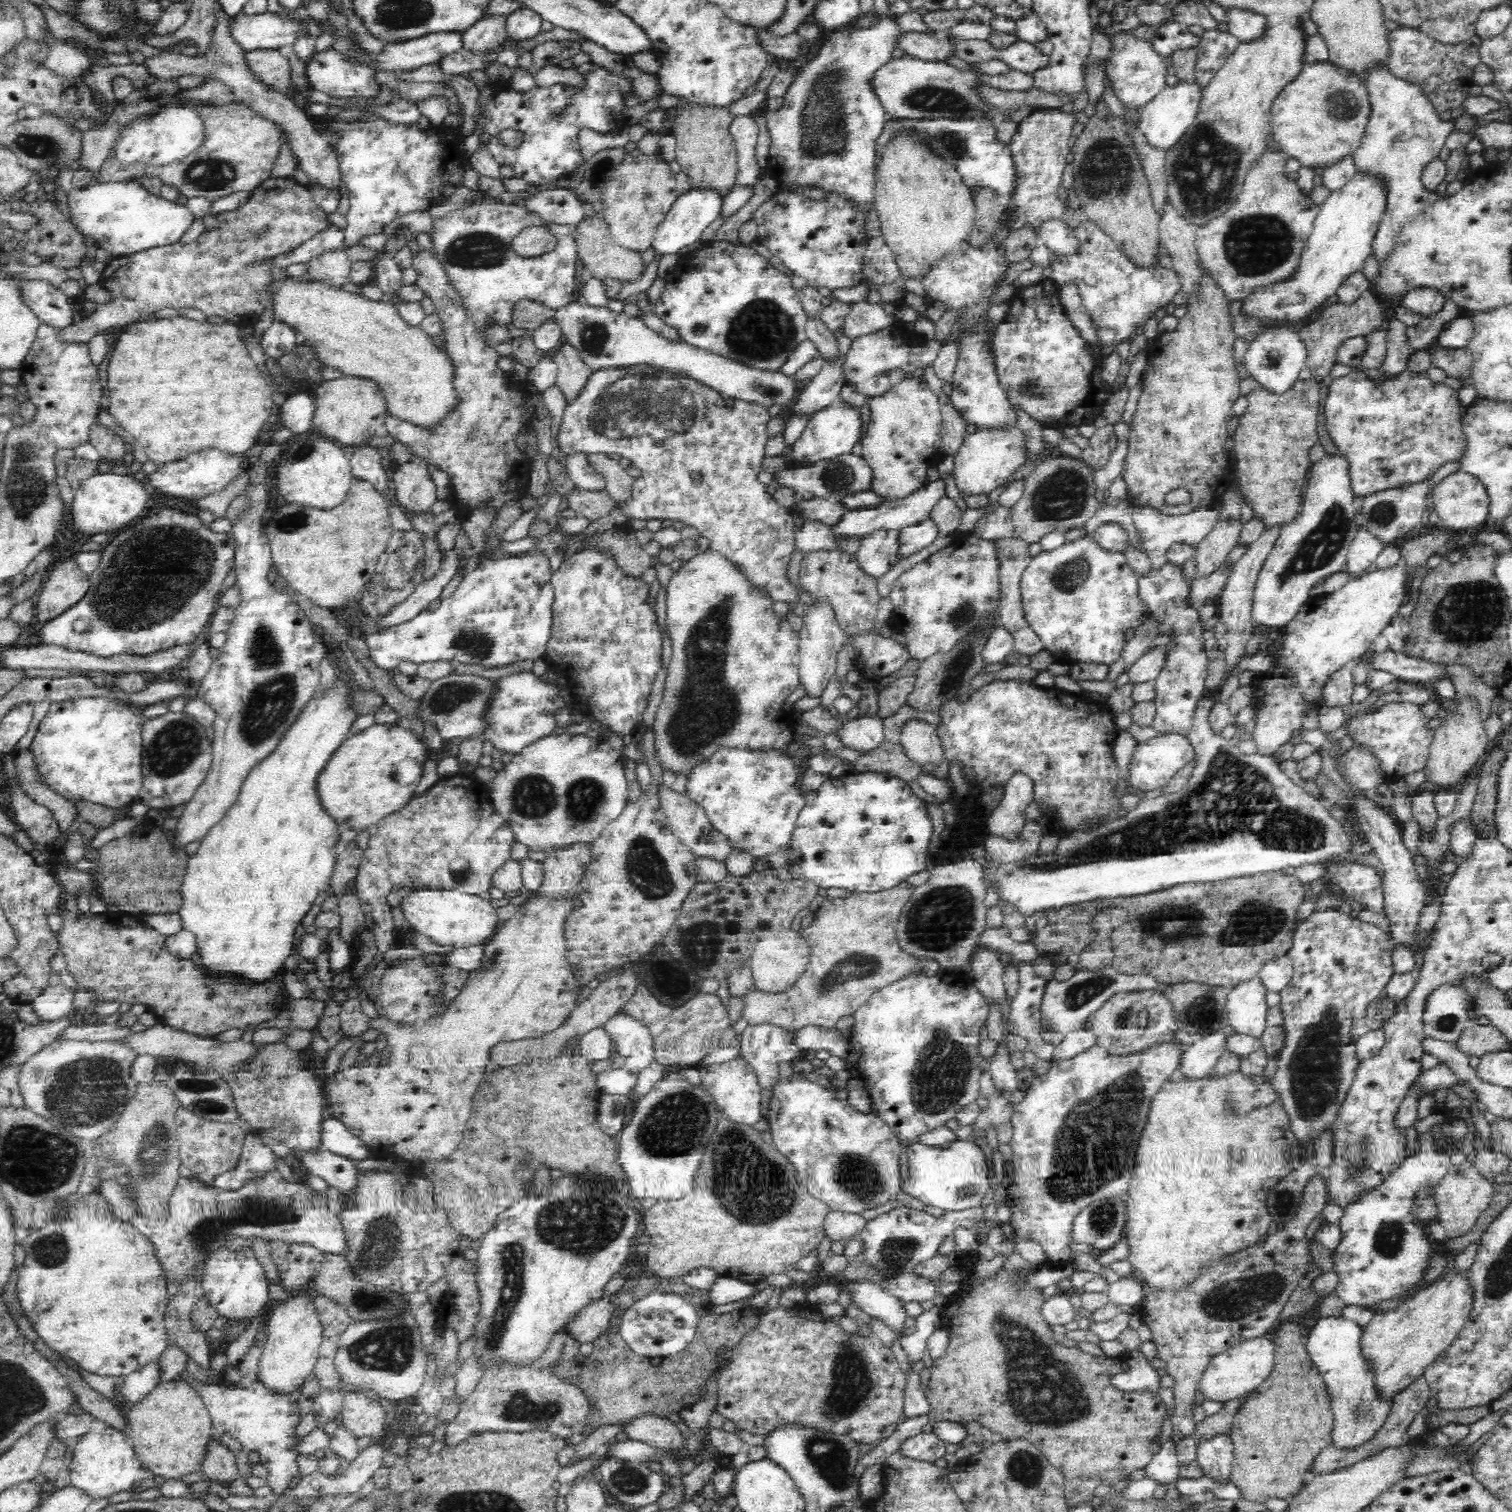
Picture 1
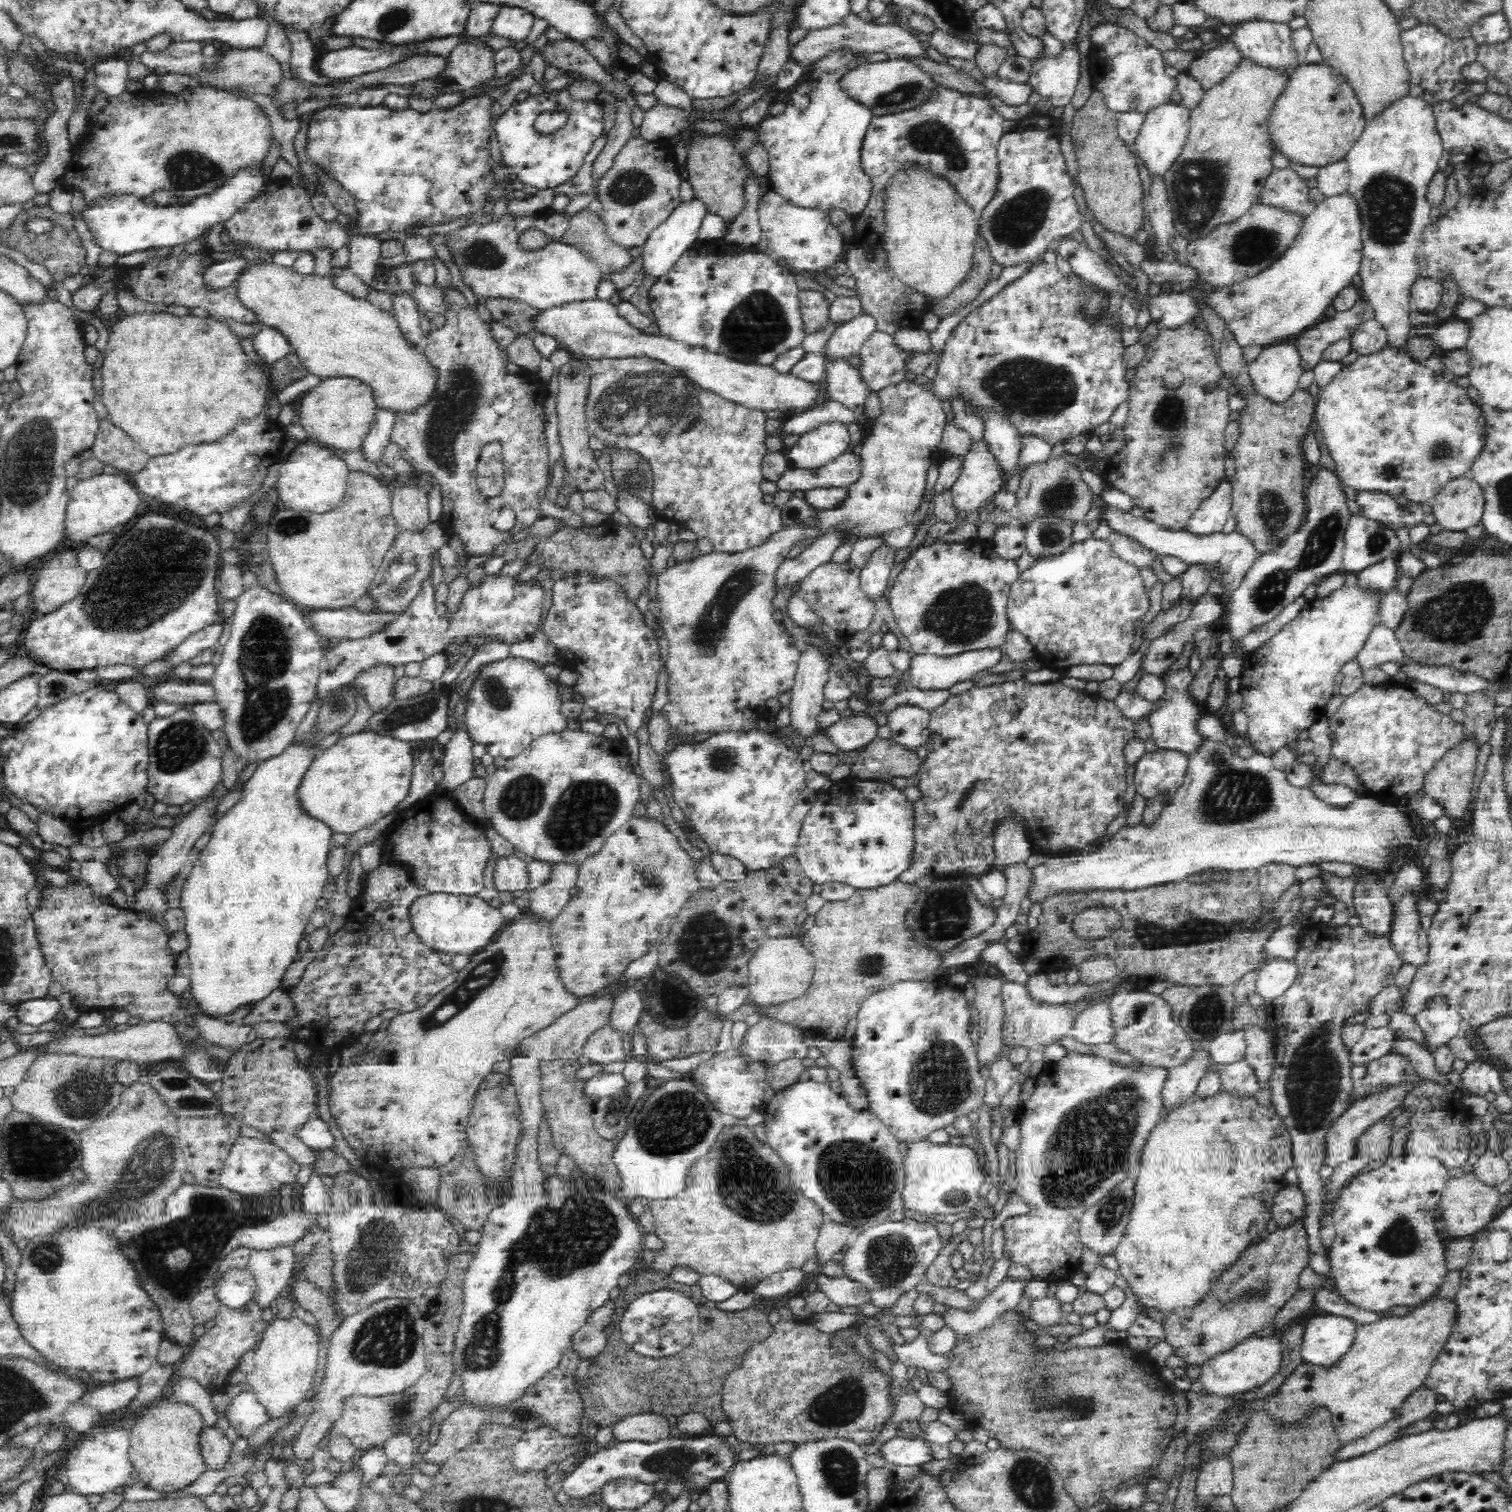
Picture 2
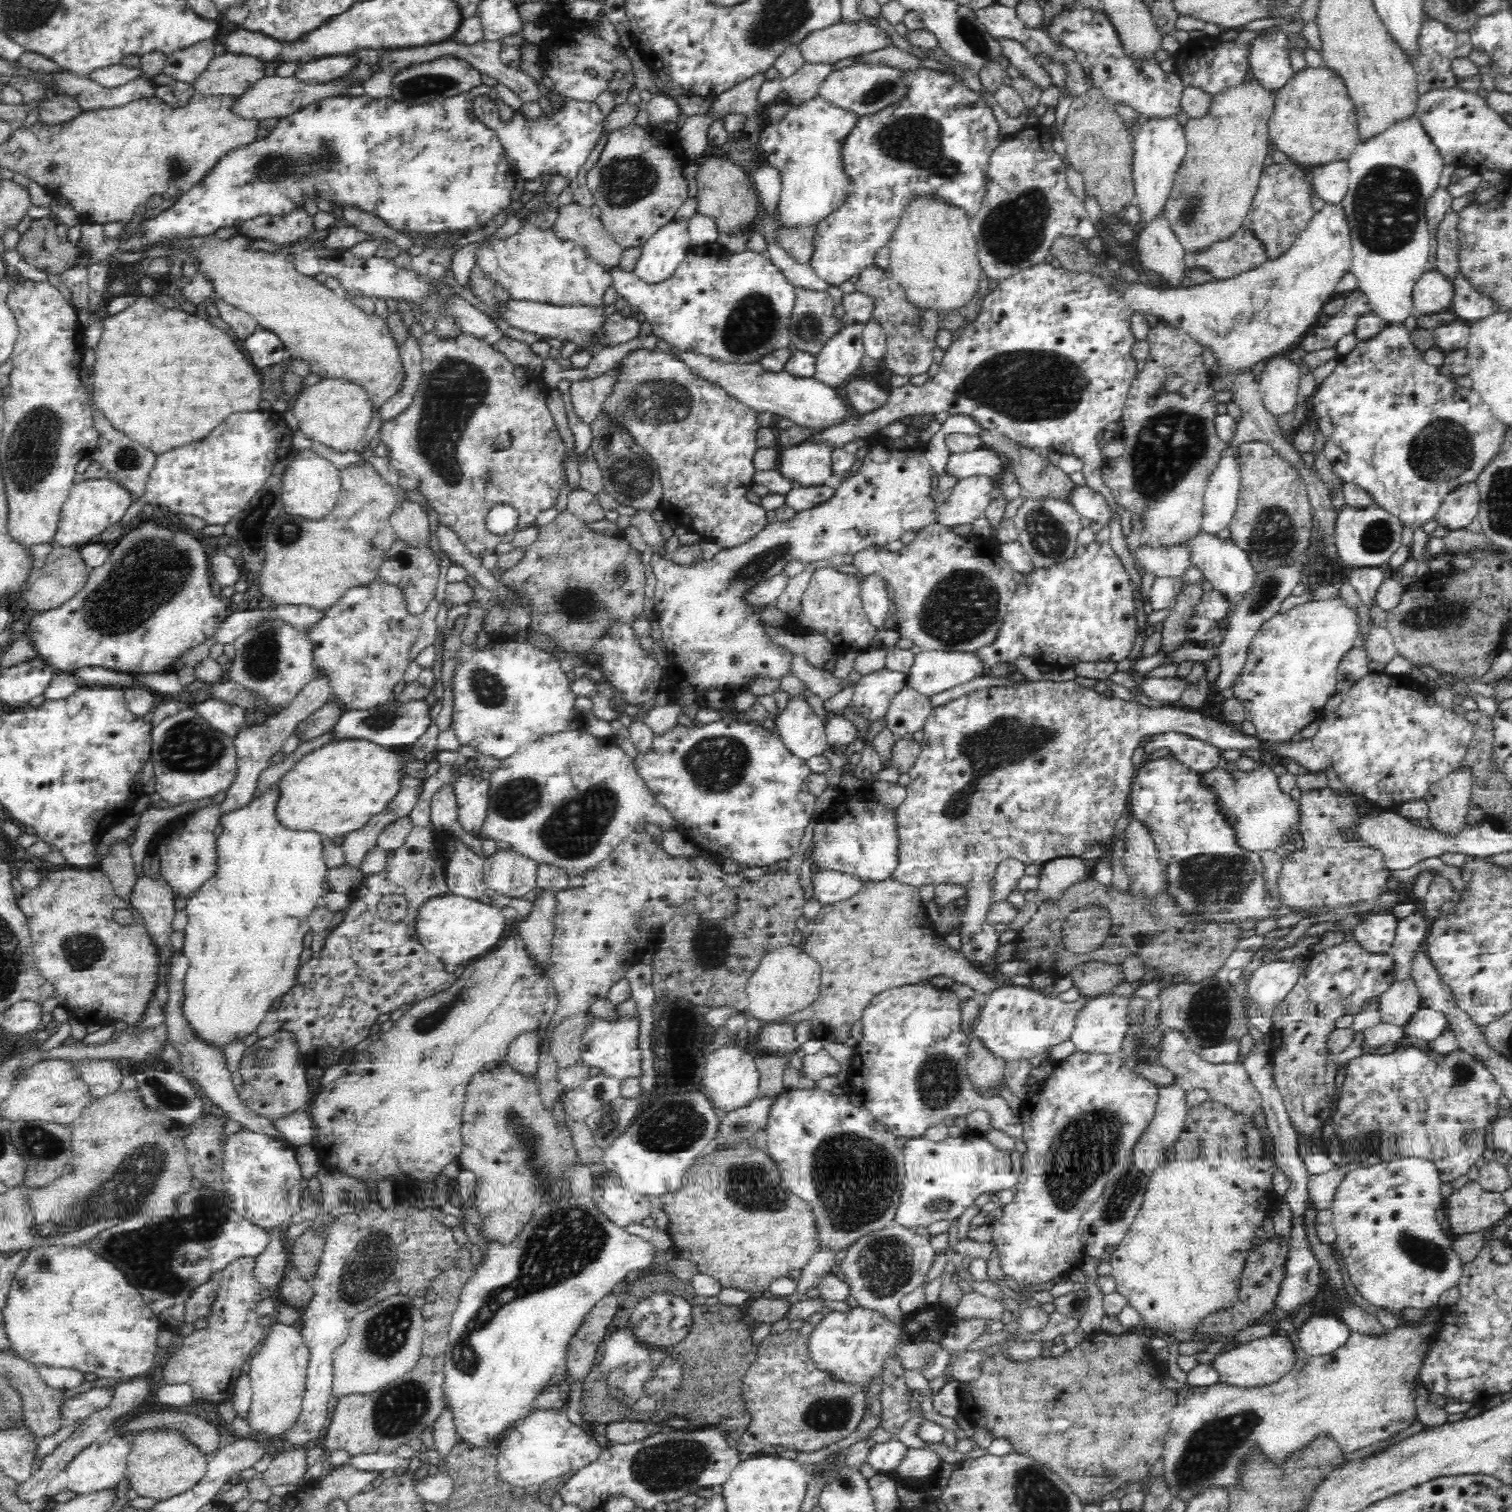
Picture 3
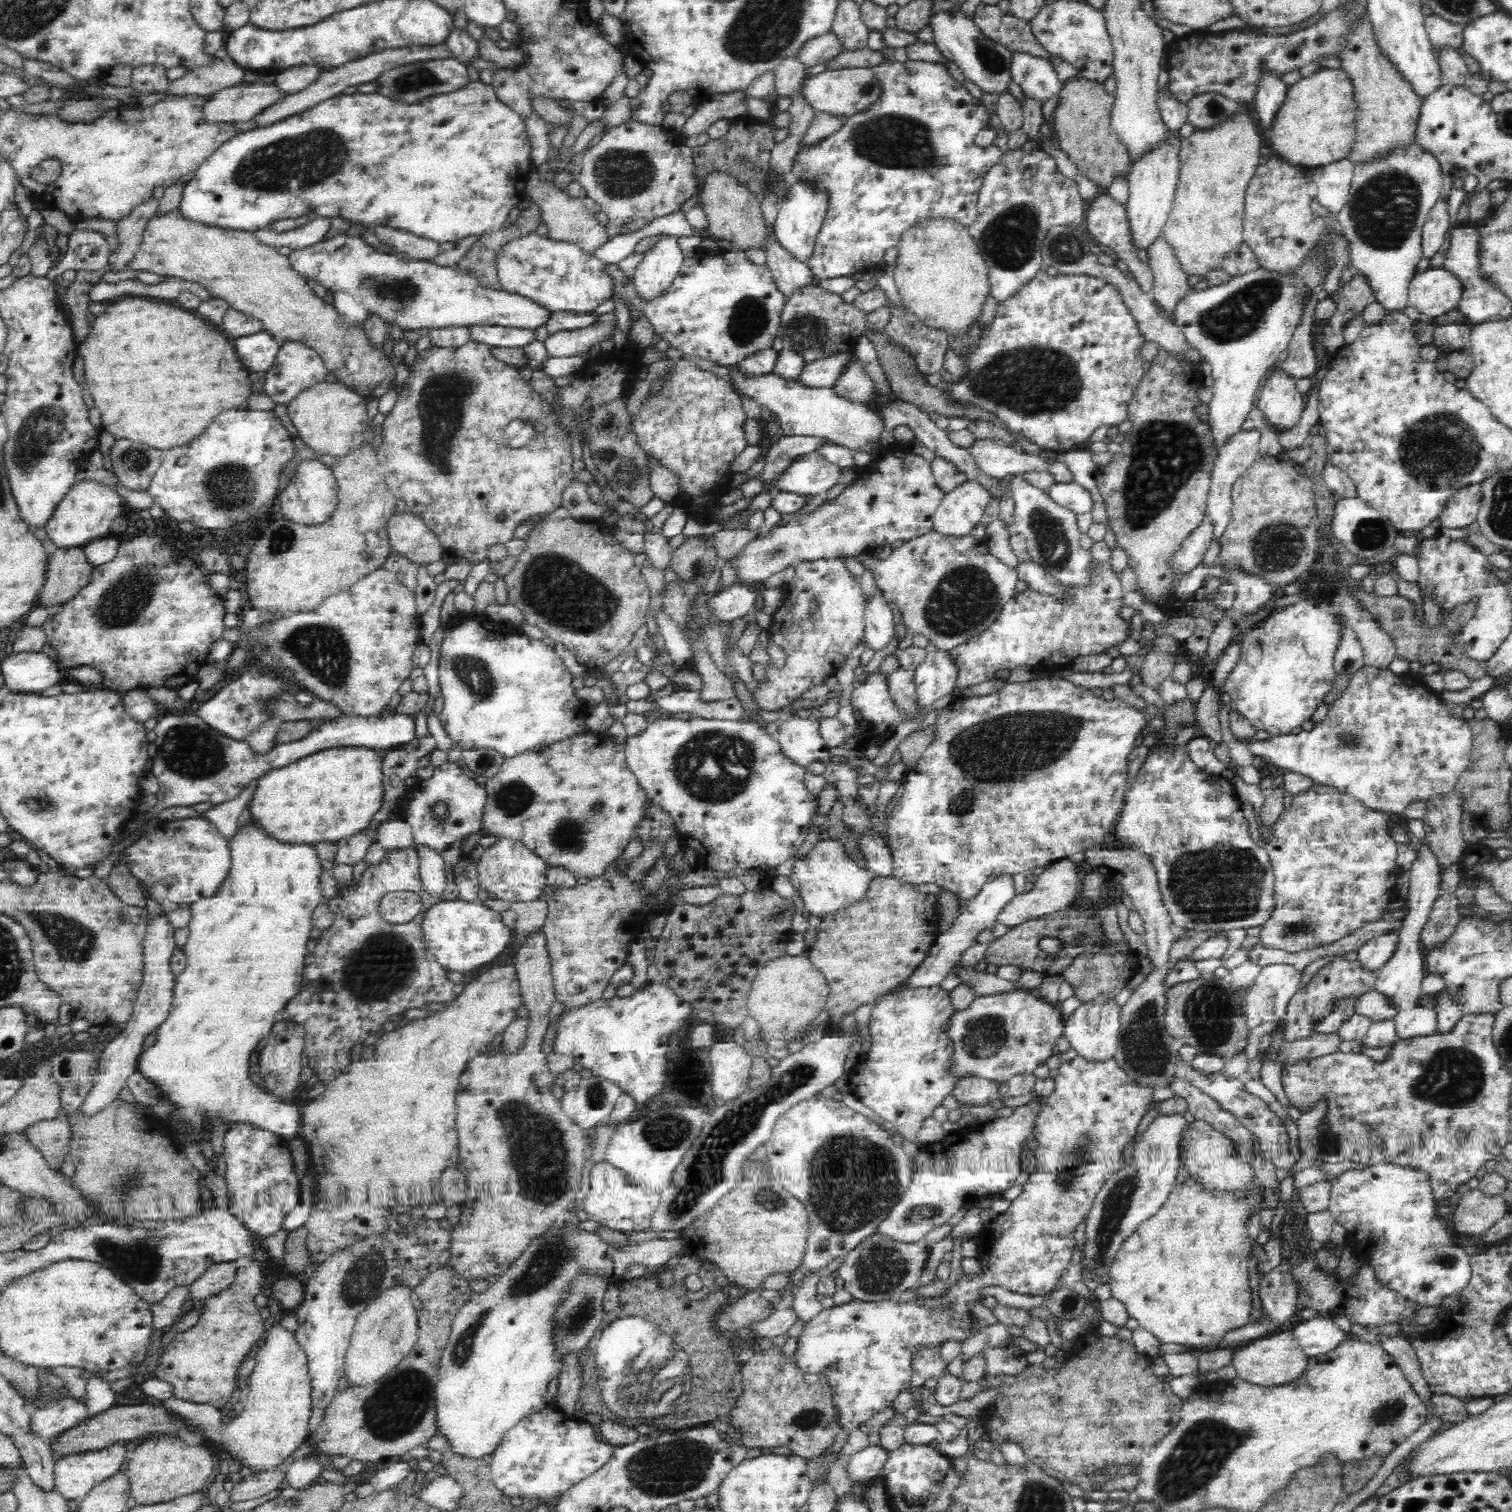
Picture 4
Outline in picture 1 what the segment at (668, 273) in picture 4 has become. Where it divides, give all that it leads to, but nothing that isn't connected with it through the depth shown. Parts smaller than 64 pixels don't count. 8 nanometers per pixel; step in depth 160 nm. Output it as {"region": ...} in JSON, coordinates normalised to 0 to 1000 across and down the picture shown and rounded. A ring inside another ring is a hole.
{"region":[[[457,124],[455,127],[449,128],[440,141],[440,145],[434,152],[431,163],[434,168],[447,168],[451,163],[462,159],[464,153],[477,143],[479,130],[472,124]]]}

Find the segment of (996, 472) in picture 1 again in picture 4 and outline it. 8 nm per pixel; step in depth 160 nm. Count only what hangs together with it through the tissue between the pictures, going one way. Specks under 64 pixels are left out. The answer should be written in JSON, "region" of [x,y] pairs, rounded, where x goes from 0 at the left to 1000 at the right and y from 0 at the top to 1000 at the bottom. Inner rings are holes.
{"region":[[[640,317],[624,328],[617,341],[617,350],[624,354],[642,353],[649,345],[655,329],[655,323],[646,317]]]}

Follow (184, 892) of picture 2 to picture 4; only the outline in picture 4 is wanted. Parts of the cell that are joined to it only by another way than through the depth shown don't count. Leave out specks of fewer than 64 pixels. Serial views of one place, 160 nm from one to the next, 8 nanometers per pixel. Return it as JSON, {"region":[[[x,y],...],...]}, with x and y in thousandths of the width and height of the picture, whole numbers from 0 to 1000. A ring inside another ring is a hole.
{"region":[[[165,541],[163,546],[157,548],[157,550],[155,552],[151,556],[151,562],[153,565],[153,572],[149,579],[149,581],[147,583],[147,585],[144,587],[144,589],[140,593],[140,594],[134,594],[130,597],[128,597],[126,599],[127,603],[127,606],[125,610],[125,618],[120,628],[123,632],[123,640],[120,642],[120,644],[116,647],[114,661],[112,665],[112,669],[111,673],[106,679],[103,683],[103,689],[98,692],[94,697],[93,697],[91,705],[91,708],[98,712],[98,714],[104,716],[106,720],[116,729],[116,738],[111,741],[108,741],[106,743],[108,744],[108,747],[110,748],[110,751],[113,751],[115,753],[118,754],[120,758],[122,755],[126,755],[126,749],[122,749],[119,745],[119,741],[121,741],[122,743],[126,745],[128,749],[126,753],[129,755],[132,756],[134,753],[134,743],[132,741],[142,741],[142,739],[147,739],[149,742],[149,745],[152,746],[155,743],[157,741],[165,742],[169,745],[173,747],[178,747],[181,750],[184,750],[188,753],[188,754],[192,755],[194,753],[198,753],[200,747],[200,739],[198,738],[198,734],[197,731],[190,729],[187,729],[186,728],[183,728],[169,719],[169,718],[164,712],[165,698],[170,691],[176,687],[181,677],[183,676],[182,671],[187,669],[195,657],[199,653],[201,638],[201,633],[204,631],[202,628],[202,623],[205,622],[205,616],[207,614],[206,610],[206,604],[208,602],[213,597],[212,592],[212,578],[214,577],[213,572],[212,572],[212,567],[210,566],[208,560],[205,558],[192,558],[187,557],[185,555],[179,552],[171,544]],[[146,630],[146,631],[144,631]],[[132,742],[132,745],[130,744]],[[122,750],[124,753],[119,754],[118,751]]]}

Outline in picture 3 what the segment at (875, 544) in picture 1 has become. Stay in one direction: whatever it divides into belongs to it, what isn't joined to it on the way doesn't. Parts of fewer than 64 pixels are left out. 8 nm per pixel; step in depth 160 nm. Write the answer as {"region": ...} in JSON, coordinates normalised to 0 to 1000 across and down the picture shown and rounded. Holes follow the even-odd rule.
{"region":[[[575,380],[569,382],[569,397],[571,403],[573,404],[573,408],[580,417],[585,416],[585,410],[587,406],[589,394],[586,384],[582,380]]]}

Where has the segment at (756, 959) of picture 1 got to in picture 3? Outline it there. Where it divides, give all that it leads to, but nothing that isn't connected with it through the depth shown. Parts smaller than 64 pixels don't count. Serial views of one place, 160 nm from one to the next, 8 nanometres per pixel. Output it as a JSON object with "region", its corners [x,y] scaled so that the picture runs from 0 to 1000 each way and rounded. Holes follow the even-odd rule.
{"region":[[[520,625],[509,628],[504,632],[493,652],[495,661],[493,667],[495,673],[500,673],[503,677],[518,676],[520,671],[530,667],[540,659],[542,645],[542,638],[530,626]]]}

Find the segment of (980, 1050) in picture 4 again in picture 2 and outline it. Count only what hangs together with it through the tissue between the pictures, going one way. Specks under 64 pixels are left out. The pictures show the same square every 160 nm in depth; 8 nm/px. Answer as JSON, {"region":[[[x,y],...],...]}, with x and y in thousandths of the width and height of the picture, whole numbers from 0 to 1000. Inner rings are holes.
{"region":[[[664,649],[662,659],[664,661],[664,667],[665,667],[664,679],[663,679],[663,690],[668,692],[677,692],[681,694],[693,692],[700,686],[708,684],[712,672],[719,667],[719,663],[714,663],[713,665],[708,665],[708,667],[697,665],[696,667],[692,667],[690,664],[683,663],[679,653],[669,649]]]}

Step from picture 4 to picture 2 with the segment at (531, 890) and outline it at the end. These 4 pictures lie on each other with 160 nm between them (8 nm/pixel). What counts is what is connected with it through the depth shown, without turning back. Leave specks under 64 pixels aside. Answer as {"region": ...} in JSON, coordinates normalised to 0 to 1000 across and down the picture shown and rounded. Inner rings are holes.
{"region":[[[336,565],[328,569],[326,575],[327,586],[329,590],[341,590],[341,589],[349,589],[349,569]]]}

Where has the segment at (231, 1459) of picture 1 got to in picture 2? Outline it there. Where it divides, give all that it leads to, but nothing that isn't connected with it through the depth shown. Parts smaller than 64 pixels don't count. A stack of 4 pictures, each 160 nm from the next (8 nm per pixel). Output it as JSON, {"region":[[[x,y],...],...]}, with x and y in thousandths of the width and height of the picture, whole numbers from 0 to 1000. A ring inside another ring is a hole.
{"region":[[[143,944],[134,944],[132,948],[132,958],[136,972],[146,973],[153,966],[153,954]]]}

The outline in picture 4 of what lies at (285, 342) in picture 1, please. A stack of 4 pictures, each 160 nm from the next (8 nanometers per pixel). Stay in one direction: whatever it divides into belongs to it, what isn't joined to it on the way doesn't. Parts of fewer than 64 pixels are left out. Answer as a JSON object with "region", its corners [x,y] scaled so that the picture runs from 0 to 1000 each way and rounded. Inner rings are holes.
{"region":[[[173,219],[157,224],[155,226],[157,237],[165,246],[177,246],[181,241],[186,227]]]}

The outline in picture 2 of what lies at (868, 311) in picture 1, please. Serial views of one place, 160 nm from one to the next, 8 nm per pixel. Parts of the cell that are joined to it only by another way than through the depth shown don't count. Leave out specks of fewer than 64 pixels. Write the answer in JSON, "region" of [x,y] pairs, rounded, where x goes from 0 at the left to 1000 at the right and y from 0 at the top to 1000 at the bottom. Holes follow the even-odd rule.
{"region":[[[569,208],[552,218],[546,228],[545,235],[562,239],[568,234],[570,227],[579,219],[580,219],[580,212],[575,210],[575,208]]]}

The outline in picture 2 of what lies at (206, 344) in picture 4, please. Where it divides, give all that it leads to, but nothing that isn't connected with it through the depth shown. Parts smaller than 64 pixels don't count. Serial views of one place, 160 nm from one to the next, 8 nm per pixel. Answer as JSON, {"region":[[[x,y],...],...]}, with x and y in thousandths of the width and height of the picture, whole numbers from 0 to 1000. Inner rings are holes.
{"region":[[[95,206],[81,208],[74,217],[75,220],[73,221],[71,229],[67,233],[69,242],[66,244],[67,247],[66,265],[71,270],[72,278],[75,281],[83,285],[89,292],[93,292],[93,295],[95,294],[95,298],[100,303],[116,300],[118,298],[126,294],[144,292],[149,290],[159,278],[167,278],[168,275],[176,272],[177,265],[179,263],[178,249],[175,247],[176,244],[168,239],[165,239],[157,224],[149,214],[140,210],[123,208],[118,210],[110,206],[104,208]],[[144,235],[148,237],[147,242],[144,241]]]}

